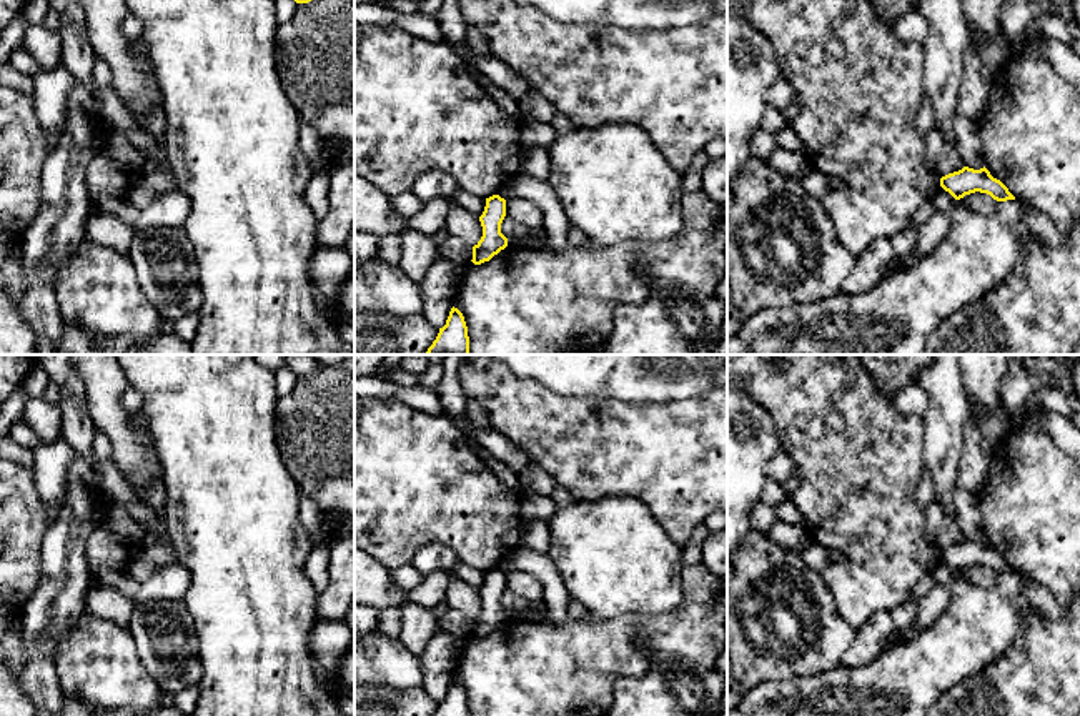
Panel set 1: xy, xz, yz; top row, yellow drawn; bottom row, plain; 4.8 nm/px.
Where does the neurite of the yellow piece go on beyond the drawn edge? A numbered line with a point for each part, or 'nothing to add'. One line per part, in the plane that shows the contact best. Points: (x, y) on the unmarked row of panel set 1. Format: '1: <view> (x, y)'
nothing to add

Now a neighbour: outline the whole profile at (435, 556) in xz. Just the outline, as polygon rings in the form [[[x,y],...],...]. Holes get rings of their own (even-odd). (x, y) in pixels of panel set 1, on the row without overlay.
[[[431,543],[421,546],[413,556],[413,566],[423,573],[429,574],[439,569],[453,571],[459,563],[459,556],[444,544]]]

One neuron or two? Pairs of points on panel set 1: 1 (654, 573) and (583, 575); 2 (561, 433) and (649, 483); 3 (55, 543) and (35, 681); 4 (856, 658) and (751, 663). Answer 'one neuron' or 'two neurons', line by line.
1: one neuron
2: one neuron
3: two neurons
4: two neurons

